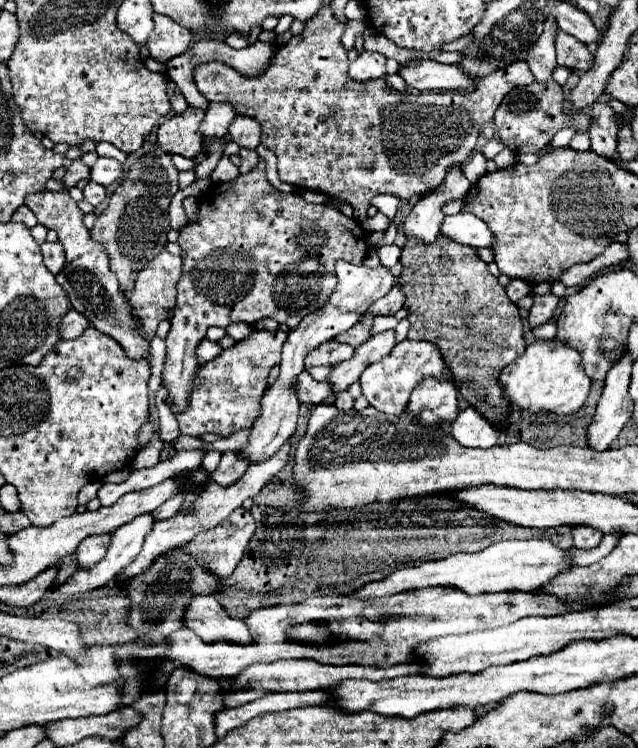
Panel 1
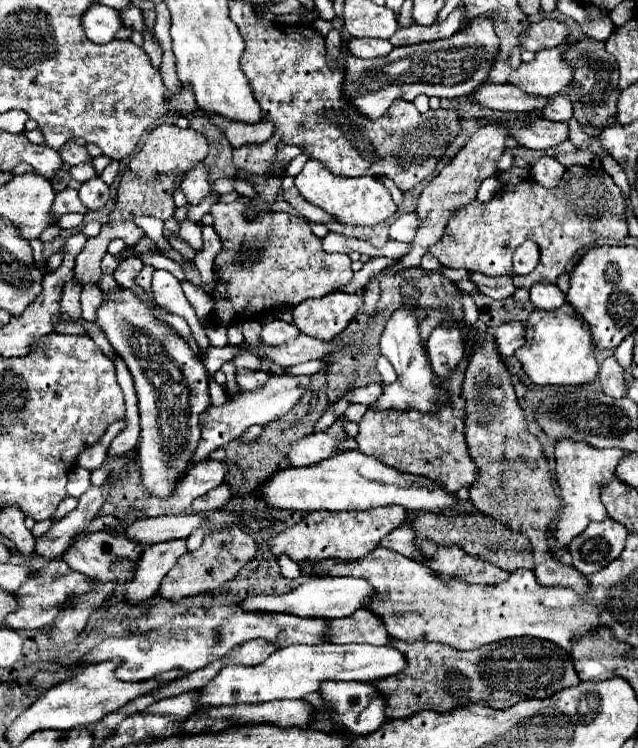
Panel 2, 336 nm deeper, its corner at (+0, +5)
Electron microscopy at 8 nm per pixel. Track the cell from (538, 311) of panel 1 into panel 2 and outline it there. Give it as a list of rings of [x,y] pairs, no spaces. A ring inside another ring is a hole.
[[[506,322],[494,330],[498,352],[504,358],[514,356],[514,352],[524,344],[524,322]]]

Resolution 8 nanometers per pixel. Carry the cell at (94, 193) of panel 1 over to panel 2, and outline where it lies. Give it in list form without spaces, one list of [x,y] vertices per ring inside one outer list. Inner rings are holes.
[[[92,178],[82,184],[78,194],[80,194],[82,204],[88,210],[100,210],[110,198],[110,188],[106,186],[106,182],[102,178]]]

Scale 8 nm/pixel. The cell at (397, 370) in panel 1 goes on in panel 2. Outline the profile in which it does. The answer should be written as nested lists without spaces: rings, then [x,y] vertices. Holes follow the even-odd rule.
[[[374,382],[374,384],[362,386],[362,388],[354,388],[348,394],[348,400],[352,404],[356,404],[356,402],[360,402],[360,404],[374,404],[380,398],[380,392],[382,392],[382,384],[380,382]]]

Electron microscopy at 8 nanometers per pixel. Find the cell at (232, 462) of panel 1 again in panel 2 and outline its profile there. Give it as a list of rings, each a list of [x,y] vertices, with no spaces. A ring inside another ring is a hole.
[[[228,482],[220,484],[220,488],[214,488],[212,492],[200,496],[194,500],[192,508],[194,512],[208,512],[208,510],[218,510],[220,506],[224,506],[232,496],[232,486]]]

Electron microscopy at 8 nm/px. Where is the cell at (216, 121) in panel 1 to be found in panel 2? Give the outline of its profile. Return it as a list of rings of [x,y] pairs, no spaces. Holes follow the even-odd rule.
[[[204,162],[196,164],[184,174],[182,180],[182,190],[188,198],[190,204],[198,204],[208,192],[210,192],[210,182],[208,182],[208,172],[204,172]]]

